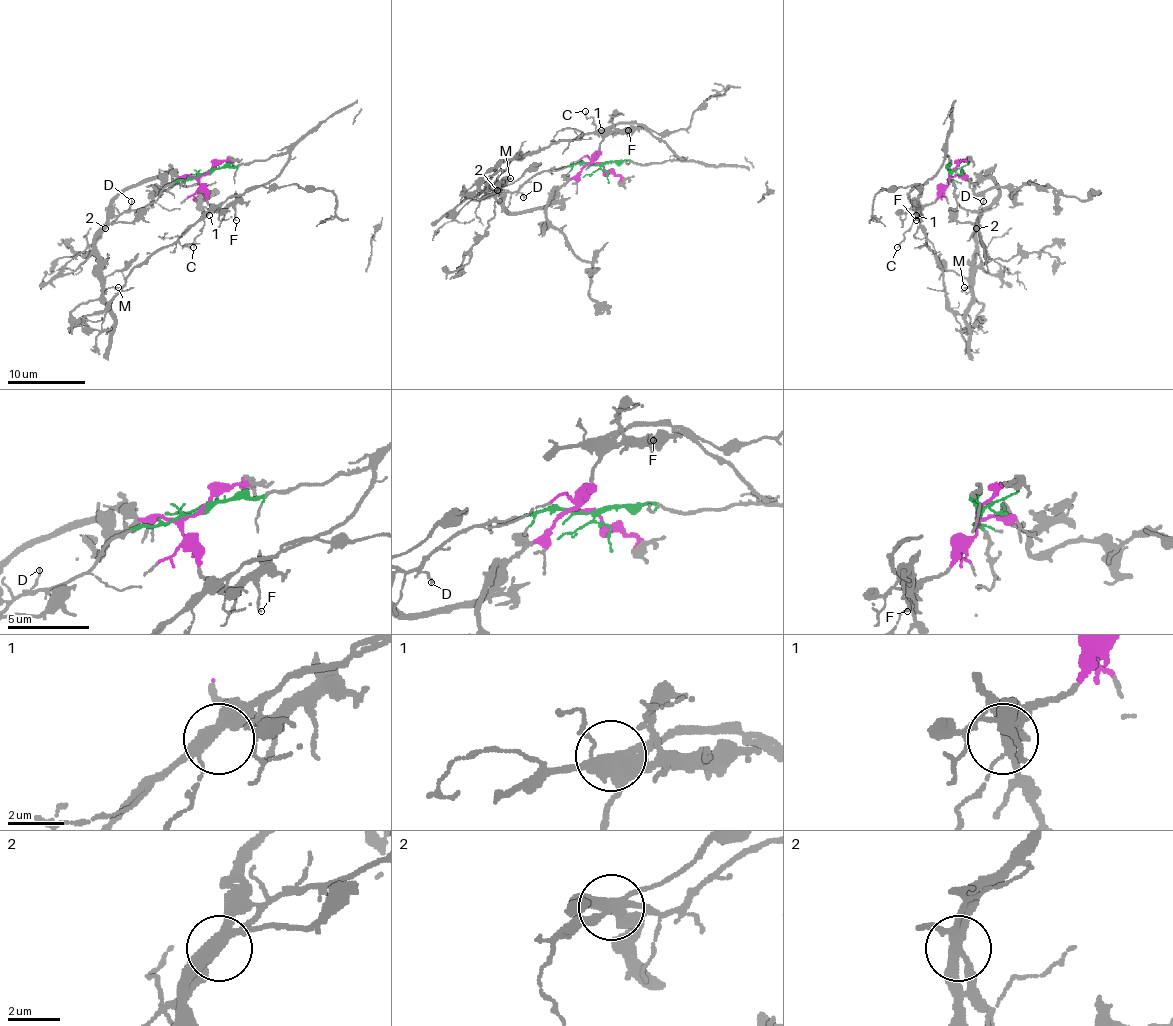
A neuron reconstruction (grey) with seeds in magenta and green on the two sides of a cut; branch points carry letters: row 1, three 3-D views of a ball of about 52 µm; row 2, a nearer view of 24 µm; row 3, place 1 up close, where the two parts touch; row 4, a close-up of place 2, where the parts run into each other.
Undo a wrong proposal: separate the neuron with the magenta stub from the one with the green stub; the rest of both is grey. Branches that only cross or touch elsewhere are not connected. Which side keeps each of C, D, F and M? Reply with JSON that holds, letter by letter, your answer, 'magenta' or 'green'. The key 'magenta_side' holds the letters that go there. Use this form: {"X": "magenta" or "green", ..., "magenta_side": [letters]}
{"C": "green", "D": "green", "F": "magenta", "M": "magenta", "magenta_side": ["F", "M"]}

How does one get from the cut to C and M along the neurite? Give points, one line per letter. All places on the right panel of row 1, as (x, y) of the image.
C: (951, 173), (947, 167), (951, 161), (945, 155), (943, 165), (910, 192), (916, 218), (896, 247)
M: (951, 175), (997, 185), (976, 229), (974, 282), (964, 288)

